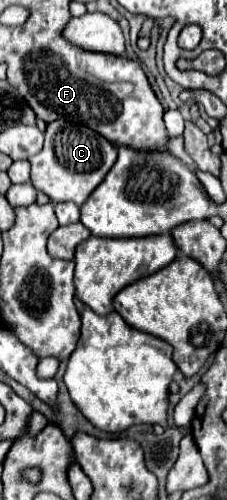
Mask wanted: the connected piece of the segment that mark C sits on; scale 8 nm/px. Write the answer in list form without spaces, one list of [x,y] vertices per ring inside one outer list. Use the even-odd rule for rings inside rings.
[[[63,119],[51,121],[45,131],[45,147],[41,153],[29,159],[31,183],[37,191],[43,191],[53,203],[73,201],[83,205],[93,189],[105,179],[107,171],[117,159],[117,147],[103,135],[95,133],[85,125],[75,125]]]

